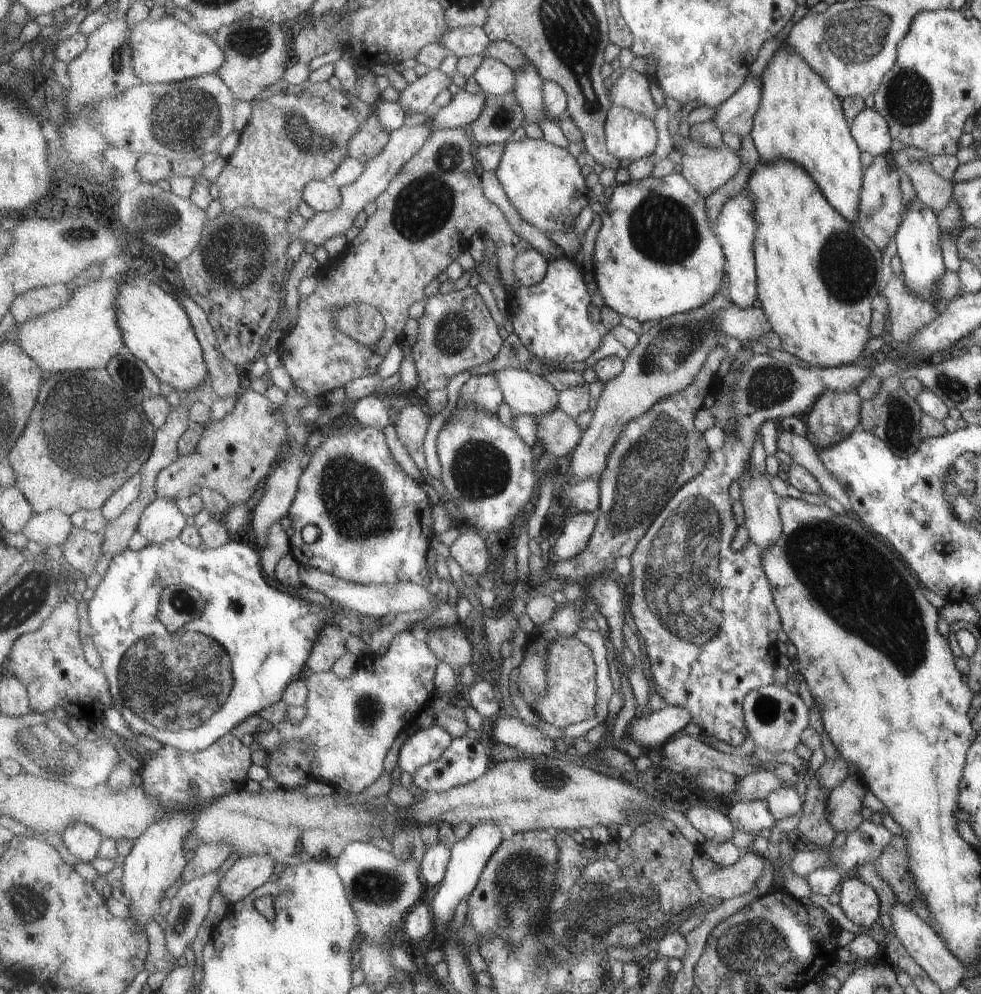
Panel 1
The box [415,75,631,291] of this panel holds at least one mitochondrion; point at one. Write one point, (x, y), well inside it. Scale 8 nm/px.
(502, 115)

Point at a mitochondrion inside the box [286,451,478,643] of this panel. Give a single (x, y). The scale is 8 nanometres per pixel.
(353, 494)

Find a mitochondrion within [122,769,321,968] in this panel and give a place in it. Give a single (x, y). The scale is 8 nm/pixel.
(182, 916)

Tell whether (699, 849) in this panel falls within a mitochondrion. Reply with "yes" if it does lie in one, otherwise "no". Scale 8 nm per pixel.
no

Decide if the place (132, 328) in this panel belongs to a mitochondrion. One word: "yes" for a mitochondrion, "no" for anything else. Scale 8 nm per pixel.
no

